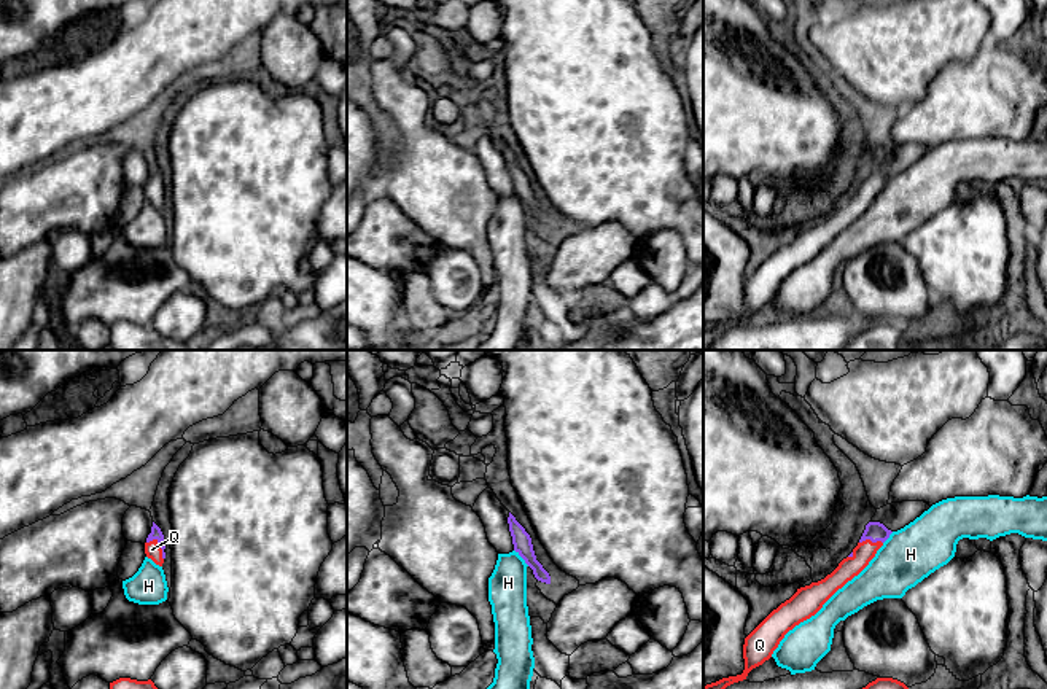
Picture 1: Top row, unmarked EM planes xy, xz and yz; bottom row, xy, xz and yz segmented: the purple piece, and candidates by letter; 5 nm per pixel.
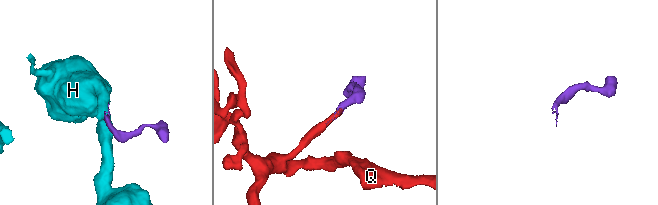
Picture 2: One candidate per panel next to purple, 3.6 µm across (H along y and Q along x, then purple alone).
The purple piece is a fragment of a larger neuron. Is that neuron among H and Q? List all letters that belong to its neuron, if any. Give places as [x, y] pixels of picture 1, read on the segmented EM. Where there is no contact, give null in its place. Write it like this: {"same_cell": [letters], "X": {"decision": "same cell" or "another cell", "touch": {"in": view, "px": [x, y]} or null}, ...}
{"same_cell": ["Q"], "H": {"decision": "another cell", "touch": {"in": "xz", "px": [521, 556]}}, "Q": {"decision": "same cell", "touch": {"in": "xy", "px": [159, 546]}}}

